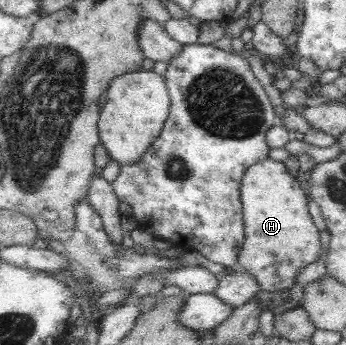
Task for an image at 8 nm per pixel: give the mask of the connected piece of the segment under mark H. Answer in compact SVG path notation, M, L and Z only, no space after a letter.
M268 157L263 162L258 162L245 173L241 186L241 200L245 208L245 246L238 256L236 269L250 271L263 290L278 292L289 290L296 282L298 272L308 264L316 262L320 258L322 244L320 244L320 230L314 224L310 212L308 212L308 196L298 183L296 177L289 174L287 167L282 162L276 162Z

